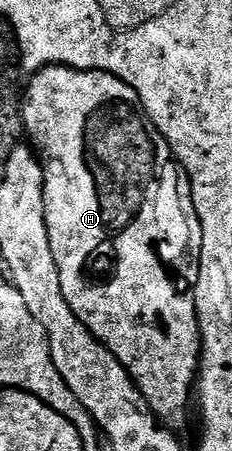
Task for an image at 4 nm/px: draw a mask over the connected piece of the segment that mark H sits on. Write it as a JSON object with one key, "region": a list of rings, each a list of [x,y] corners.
{"region":[[[46,65],[45,68],[36,70],[32,74],[33,77],[29,81],[29,90],[24,90],[23,93],[23,129],[33,142],[31,142],[32,148],[35,150],[36,156],[39,158],[39,164],[43,174],[43,180],[45,183],[45,222],[47,223],[47,235],[49,236],[49,242],[51,243],[51,255],[55,259],[55,267],[59,271],[59,283],[61,284],[61,290],[63,291],[63,299],[67,299],[67,303],[71,307],[71,311],[76,315],[80,321],[89,329],[89,332],[115,355],[115,359],[119,359],[119,363],[125,370],[128,371],[129,377],[135,384],[137,384],[137,390],[143,395],[143,399],[148,403],[149,410],[153,412],[154,417],[160,419],[162,422],[169,423],[172,417],[177,417],[185,408],[189,405],[189,397],[194,396],[195,382],[199,376],[199,366],[201,364],[201,328],[197,322],[197,308],[195,307],[195,299],[193,297],[193,290],[196,287],[197,276],[200,271],[200,253],[201,244],[203,243],[203,231],[201,230],[201,224],[199,223],[199,215],[192,208],[187,208],[181,202],[181,189],[183,193],[183,185],[177,182],[177,173],[179,177],[179,169],[176,164],[173,165],[161,165],[161,161],[157,158],[157,153],[153,150],[153,141],[149,138],[150,130],[147,128],[146,122],[142,120],[138,113],[138,99],[137,92],[132,89],[127,83],[123,83],[118,77],[112,77],[109,73],[104,73],[98,69],[69,69],[65,65]]]}

